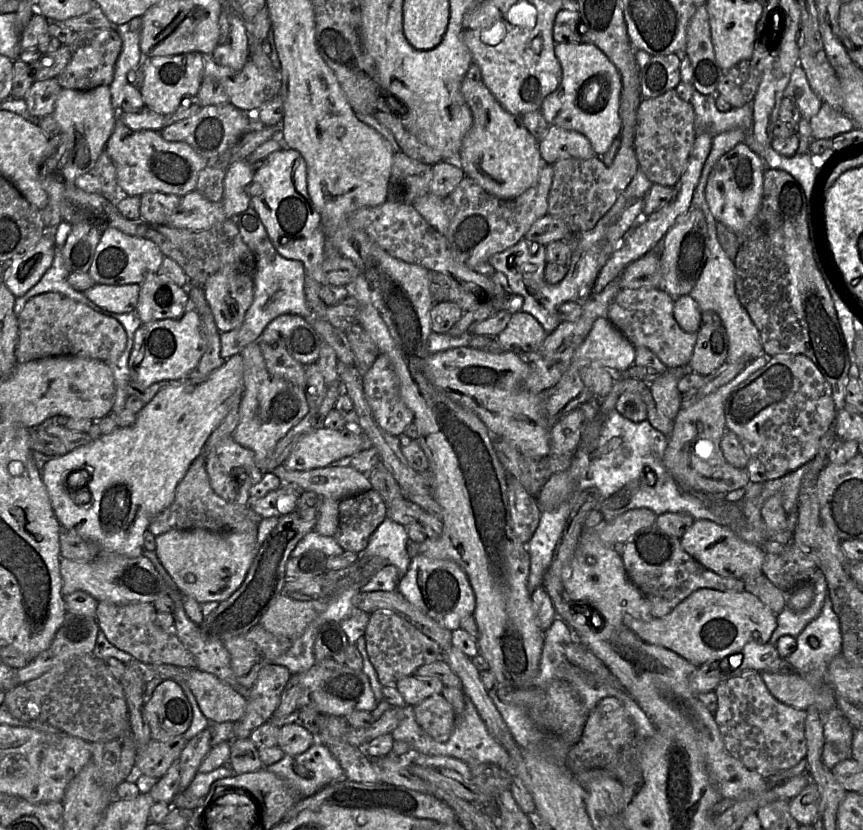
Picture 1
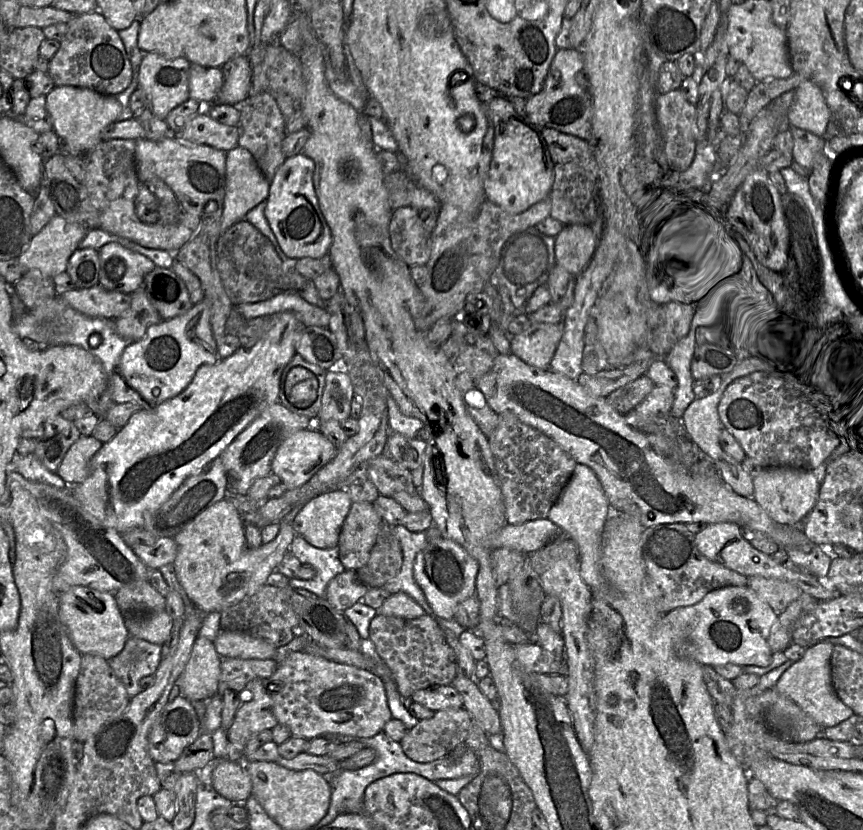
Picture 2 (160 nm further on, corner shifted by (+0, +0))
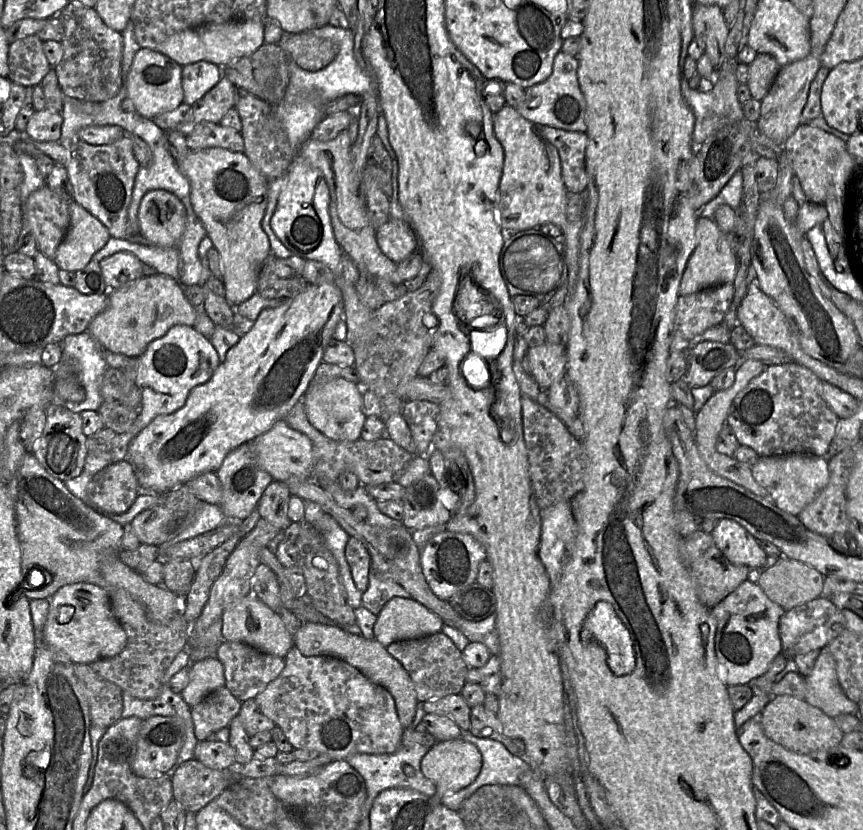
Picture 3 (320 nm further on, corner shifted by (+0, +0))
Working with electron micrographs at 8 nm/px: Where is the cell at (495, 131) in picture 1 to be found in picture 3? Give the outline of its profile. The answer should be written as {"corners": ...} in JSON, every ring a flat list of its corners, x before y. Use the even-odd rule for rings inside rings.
{"corners":[[505,105,493,116,493,129,504,151,504,166,499,183,498,221,507,233,539,229,551,223,566,232,568,190,561,175,557,149,541,133,541,127]]}

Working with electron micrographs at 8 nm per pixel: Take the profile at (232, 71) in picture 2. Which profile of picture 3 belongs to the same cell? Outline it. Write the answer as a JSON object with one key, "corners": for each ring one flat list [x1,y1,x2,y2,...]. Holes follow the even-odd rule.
{"corners":[[222,75,220,81,203,98,194,103,187,117,175,131,189,135,199,124,219,124,229,110,235,107,236,87]]}

